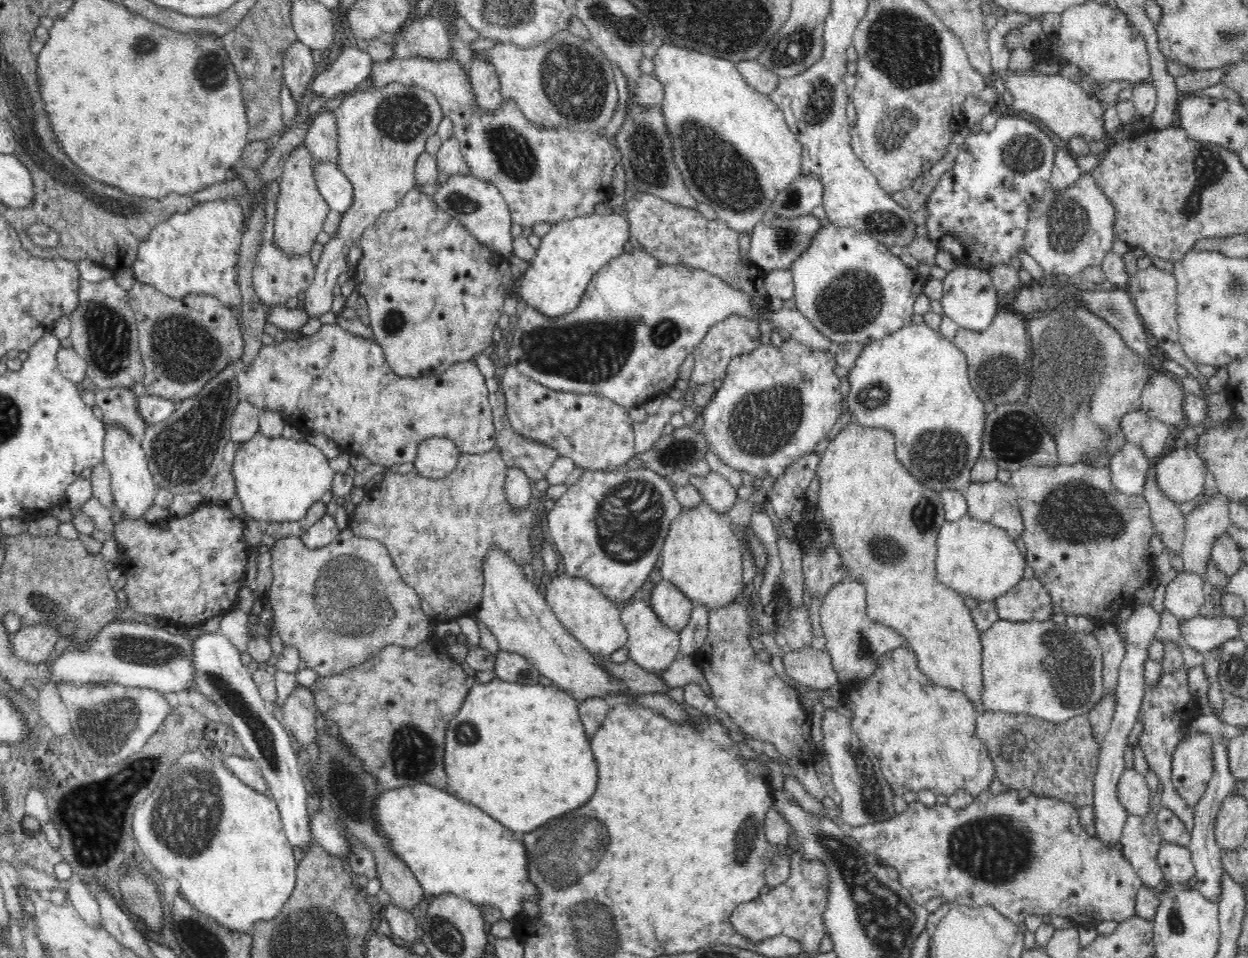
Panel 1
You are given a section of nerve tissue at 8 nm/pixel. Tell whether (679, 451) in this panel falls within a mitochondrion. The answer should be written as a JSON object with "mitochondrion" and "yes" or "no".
{"mitochondrion":"yes"}

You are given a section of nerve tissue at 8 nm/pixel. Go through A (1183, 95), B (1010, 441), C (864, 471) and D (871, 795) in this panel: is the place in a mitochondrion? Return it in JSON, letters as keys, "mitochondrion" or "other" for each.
{"A":"other","B":"mitochondrion","C":"other","D":"mitochondrion"}

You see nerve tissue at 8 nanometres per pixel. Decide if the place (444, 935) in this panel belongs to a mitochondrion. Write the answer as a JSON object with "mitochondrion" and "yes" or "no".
{"mitochondrion":"yes"}

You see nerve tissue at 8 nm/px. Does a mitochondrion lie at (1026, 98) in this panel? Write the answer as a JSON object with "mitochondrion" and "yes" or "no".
{"mitochondrion":"no"}

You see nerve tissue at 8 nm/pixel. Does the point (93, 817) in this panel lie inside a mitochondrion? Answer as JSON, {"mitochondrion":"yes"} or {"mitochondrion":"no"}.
{"mitochondrion":"yes"}

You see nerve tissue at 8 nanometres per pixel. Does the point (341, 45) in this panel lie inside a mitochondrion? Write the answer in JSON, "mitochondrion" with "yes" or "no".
{"mitochondrion":"no"}

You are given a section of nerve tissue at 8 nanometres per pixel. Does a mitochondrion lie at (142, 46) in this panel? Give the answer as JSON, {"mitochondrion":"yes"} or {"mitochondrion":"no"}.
{"mitochondrion":"yes"}

